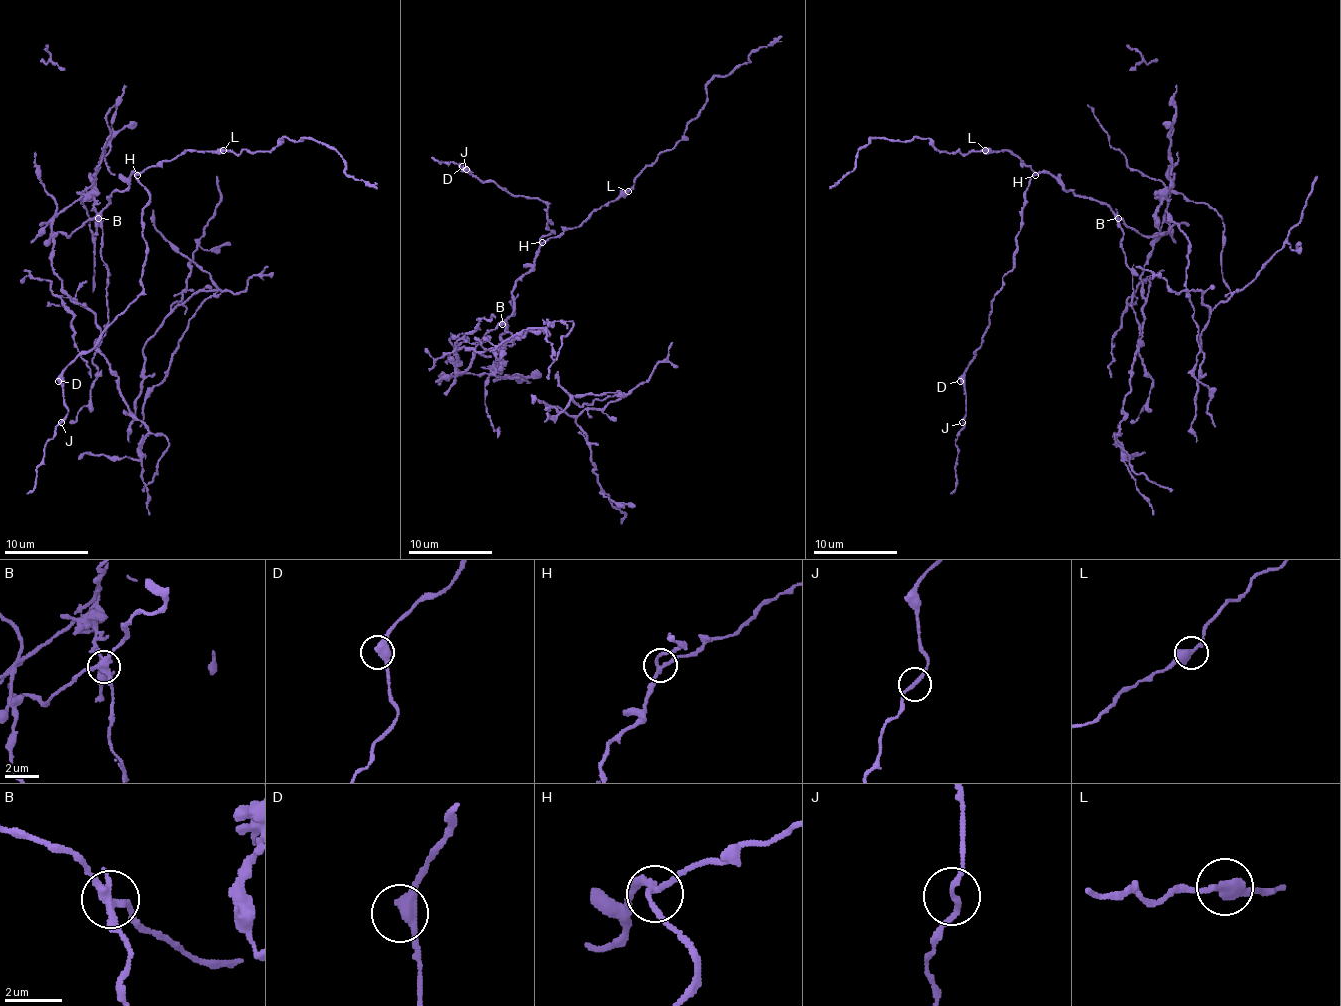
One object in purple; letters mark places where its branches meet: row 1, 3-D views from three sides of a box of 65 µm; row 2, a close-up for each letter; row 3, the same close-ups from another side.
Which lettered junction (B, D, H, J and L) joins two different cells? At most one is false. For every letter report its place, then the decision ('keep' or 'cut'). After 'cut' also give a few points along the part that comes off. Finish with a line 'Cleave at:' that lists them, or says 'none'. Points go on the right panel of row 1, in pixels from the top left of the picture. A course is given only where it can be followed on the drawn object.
B: place (1118, 218); cut
D: place (960, 381); keep
H: place (1035, 175); keep
J: place (962, 422); keep
L: place (985, 150); keep
Cleave at: B

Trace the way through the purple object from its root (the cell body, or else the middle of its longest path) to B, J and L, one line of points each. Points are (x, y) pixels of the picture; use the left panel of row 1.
B: (76, 230), (89, 219), (97, 217)
J: (76, 230), (135, 173), (150, 196), (141, 217), (143, 291), (64, 370), (68, 414), (62, 423)
L: (76, 230), (106, 207), (114, 192), (125, 190), (133, 173), (173, 161), (187, 150), (223, 150)

